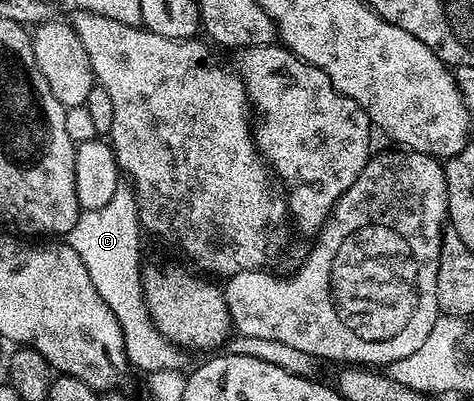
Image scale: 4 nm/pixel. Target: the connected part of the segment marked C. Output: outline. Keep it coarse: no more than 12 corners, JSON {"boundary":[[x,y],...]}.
{"boundary":[[120,186],[65,240],[113,310],[127,363],[186,369],[143,299],[139,207]]}

